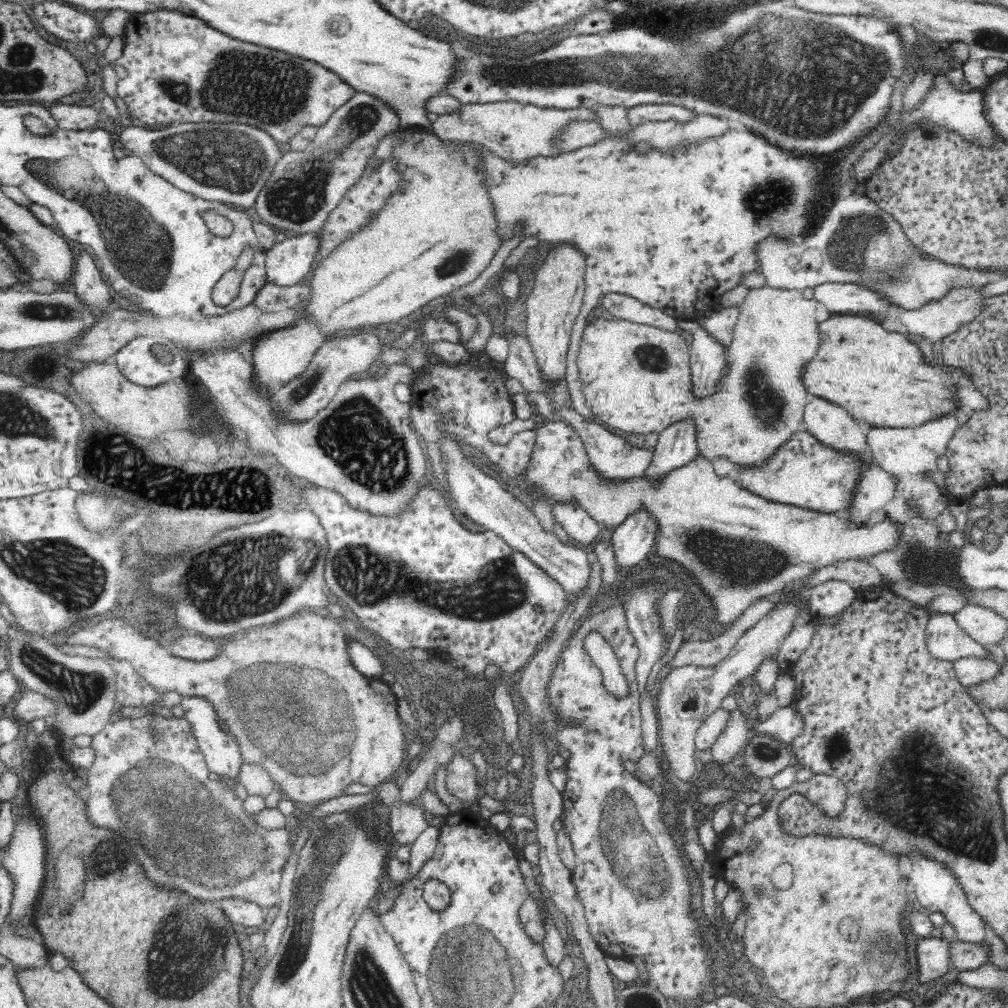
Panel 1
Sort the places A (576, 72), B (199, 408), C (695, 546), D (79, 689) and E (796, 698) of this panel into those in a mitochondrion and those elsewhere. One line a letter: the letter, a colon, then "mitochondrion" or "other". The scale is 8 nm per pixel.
A: mitochondrion
B: other
C: mitochondrion
D: mitochondrion
E: other

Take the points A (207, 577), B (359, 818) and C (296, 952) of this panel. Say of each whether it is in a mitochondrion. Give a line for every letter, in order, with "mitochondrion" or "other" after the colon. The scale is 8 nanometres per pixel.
A: mitochondrion
B: other
C: mitochondrion

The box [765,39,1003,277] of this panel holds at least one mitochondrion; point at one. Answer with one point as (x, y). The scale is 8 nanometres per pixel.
(836, 115)

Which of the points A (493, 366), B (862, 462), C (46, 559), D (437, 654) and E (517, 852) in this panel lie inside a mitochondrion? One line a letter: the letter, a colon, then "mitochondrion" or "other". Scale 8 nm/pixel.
A: other
B: other
C: mitochondrion
D: other
E: other

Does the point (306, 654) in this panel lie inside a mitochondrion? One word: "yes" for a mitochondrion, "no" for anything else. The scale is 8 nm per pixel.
no

